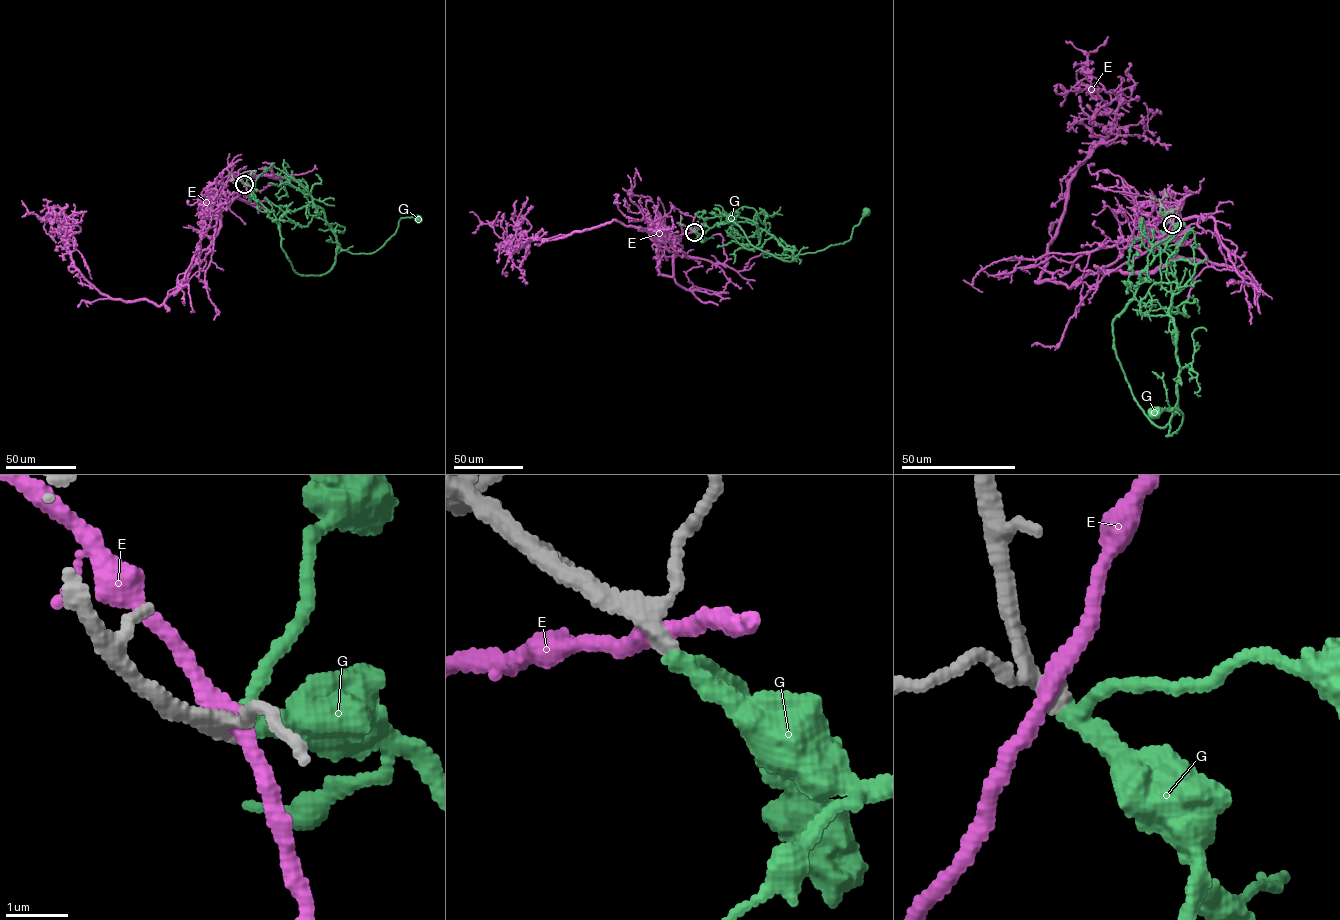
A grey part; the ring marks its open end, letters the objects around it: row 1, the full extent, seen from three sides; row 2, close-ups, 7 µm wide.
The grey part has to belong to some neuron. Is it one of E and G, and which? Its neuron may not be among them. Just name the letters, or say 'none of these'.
G

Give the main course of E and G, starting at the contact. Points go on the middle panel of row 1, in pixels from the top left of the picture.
E: (694, 232), (672, 241), (612, 220), (555, 238), (529, 240), (515, 251), (509, 245), (516, 232), (513, 214)
G: (694, 232), (699, 235), (718, 223), (731, 220), (749, 242), (790, 261), (797, 255), (851, 239), (864, 212)

